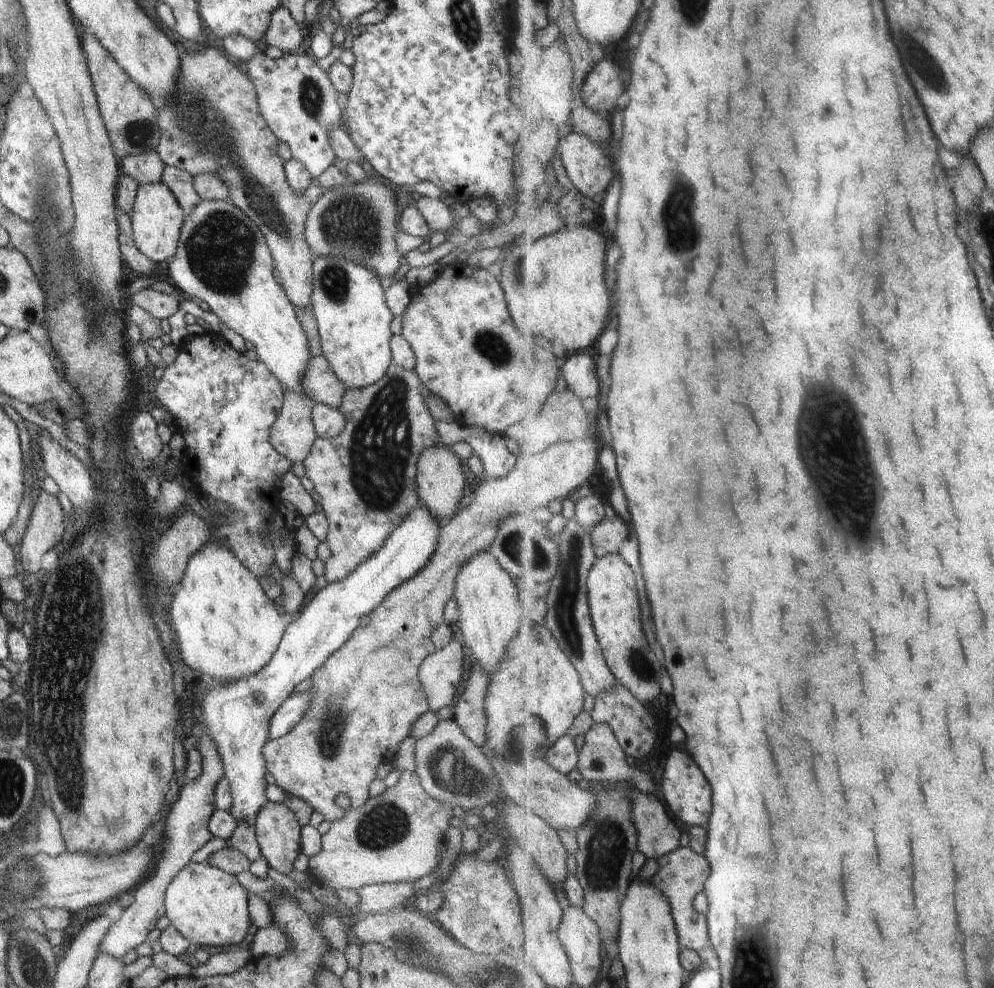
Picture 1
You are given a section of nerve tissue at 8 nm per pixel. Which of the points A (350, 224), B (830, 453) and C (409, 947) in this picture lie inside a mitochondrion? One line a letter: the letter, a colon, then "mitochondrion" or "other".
A: mitochondrion
B: mitochondrion
C: mitochondrion

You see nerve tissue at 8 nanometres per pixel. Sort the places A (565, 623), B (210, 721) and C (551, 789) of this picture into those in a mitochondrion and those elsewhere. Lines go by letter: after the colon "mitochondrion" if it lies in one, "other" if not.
A: mitochondrion
B: other
C: other

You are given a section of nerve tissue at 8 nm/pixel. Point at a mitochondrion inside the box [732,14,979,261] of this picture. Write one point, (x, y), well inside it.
(917, 54)

